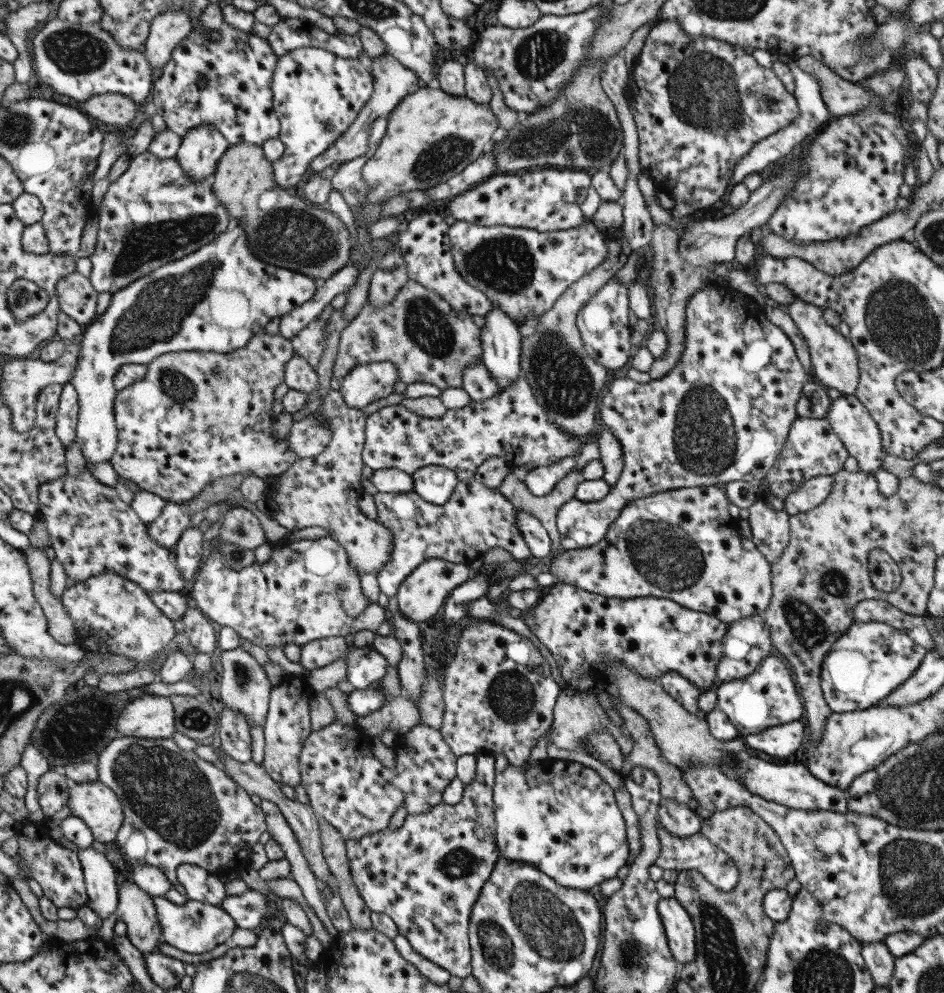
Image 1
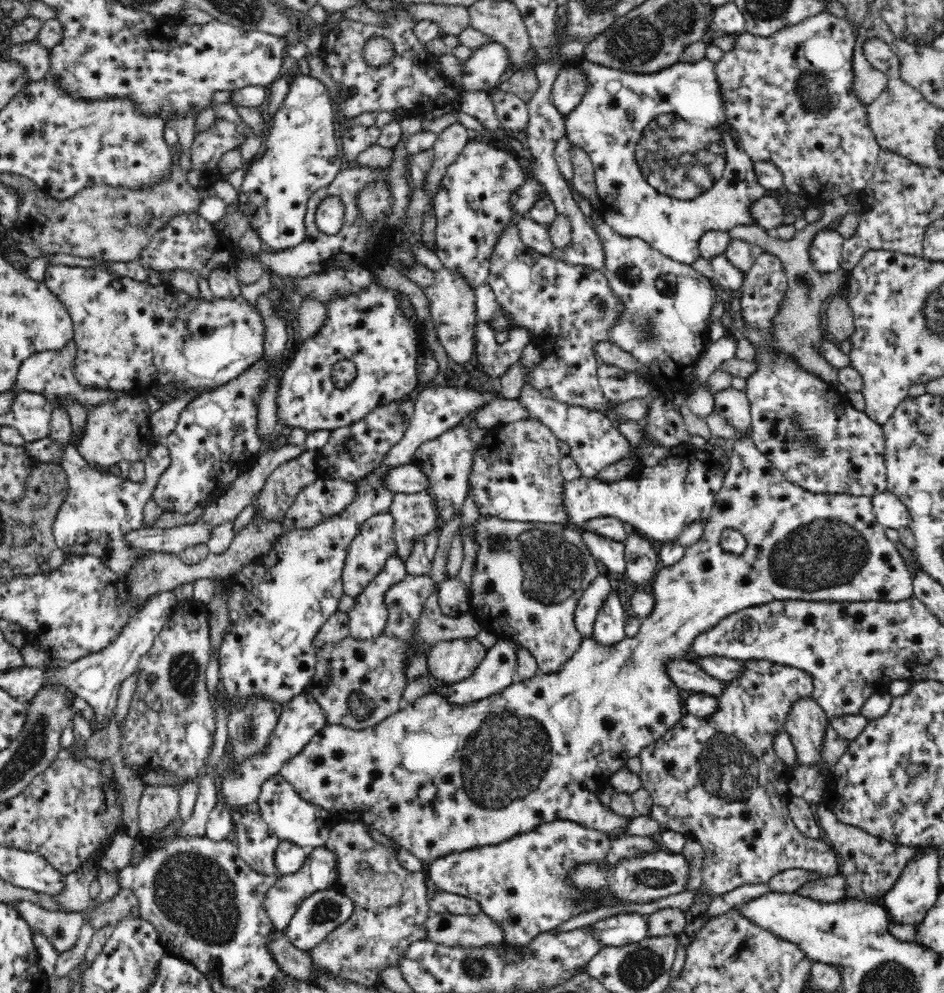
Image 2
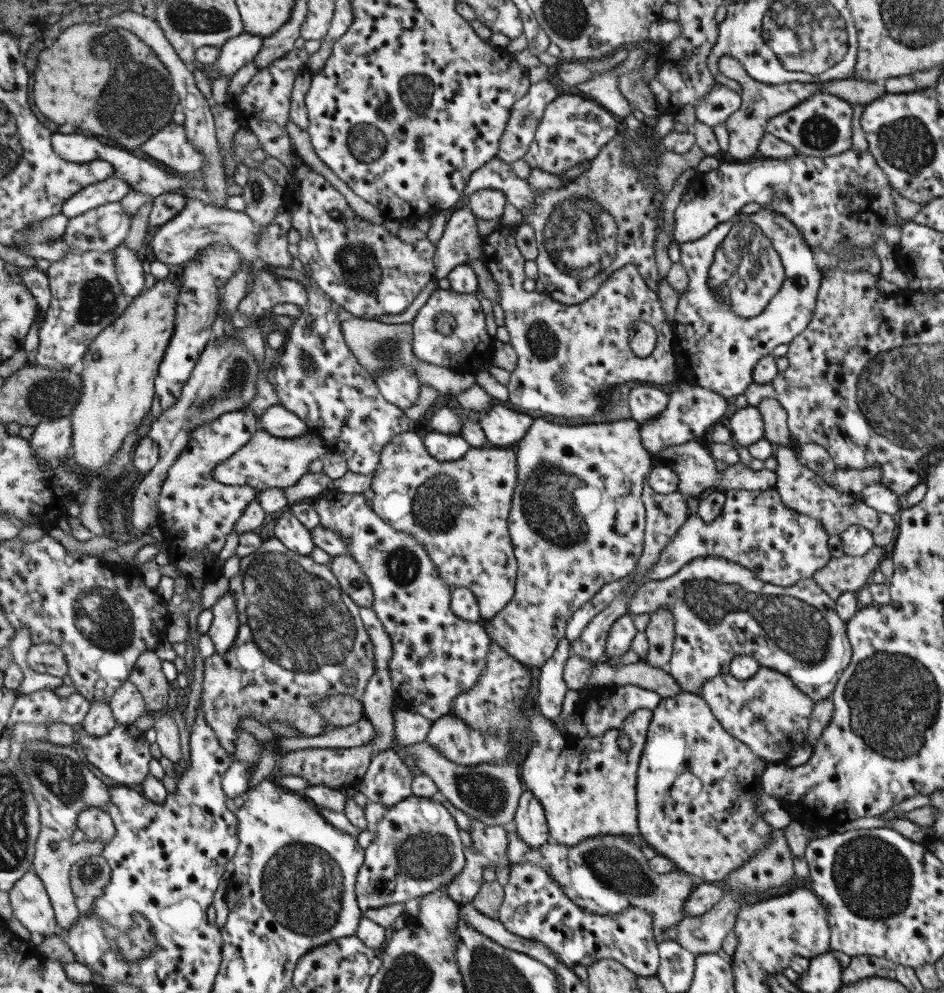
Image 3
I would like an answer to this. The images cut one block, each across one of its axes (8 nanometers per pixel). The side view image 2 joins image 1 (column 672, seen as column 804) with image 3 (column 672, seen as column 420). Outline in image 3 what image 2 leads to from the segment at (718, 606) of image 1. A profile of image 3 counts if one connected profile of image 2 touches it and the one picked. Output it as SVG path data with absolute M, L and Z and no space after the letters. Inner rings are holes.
M681 691L675 696L660 699L652 710L636 771L636 823L639 842L672 860L676 869L701 878L705 883L721 881L772 840L770 834L774 829L763 820L756 807L756 798L762 790L760 776L768 764L759 757L743 742L723 730L698 694ZM683 772L691 772L701 783L697 797L688 805L675 804L669 797L671 783Z

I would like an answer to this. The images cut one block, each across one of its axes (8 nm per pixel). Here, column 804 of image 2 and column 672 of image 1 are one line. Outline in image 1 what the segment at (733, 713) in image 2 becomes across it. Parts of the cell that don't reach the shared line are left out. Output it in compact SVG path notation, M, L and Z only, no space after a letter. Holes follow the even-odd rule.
M666 672L658 678L657 683L683 709L695 715L698 719L704 719L705 714L696 707L699 695L701 694L701 690L696 686L693 686L676 672ZM656 820L656 833L660 845L660 853L652 862L662 870L696 870L700 872L709 884L723 892L729 892L738 879L738 870L736 864L732 862L726 850L717 848L711 844L702 834L698 832L689 836L673 836L663 830Z

